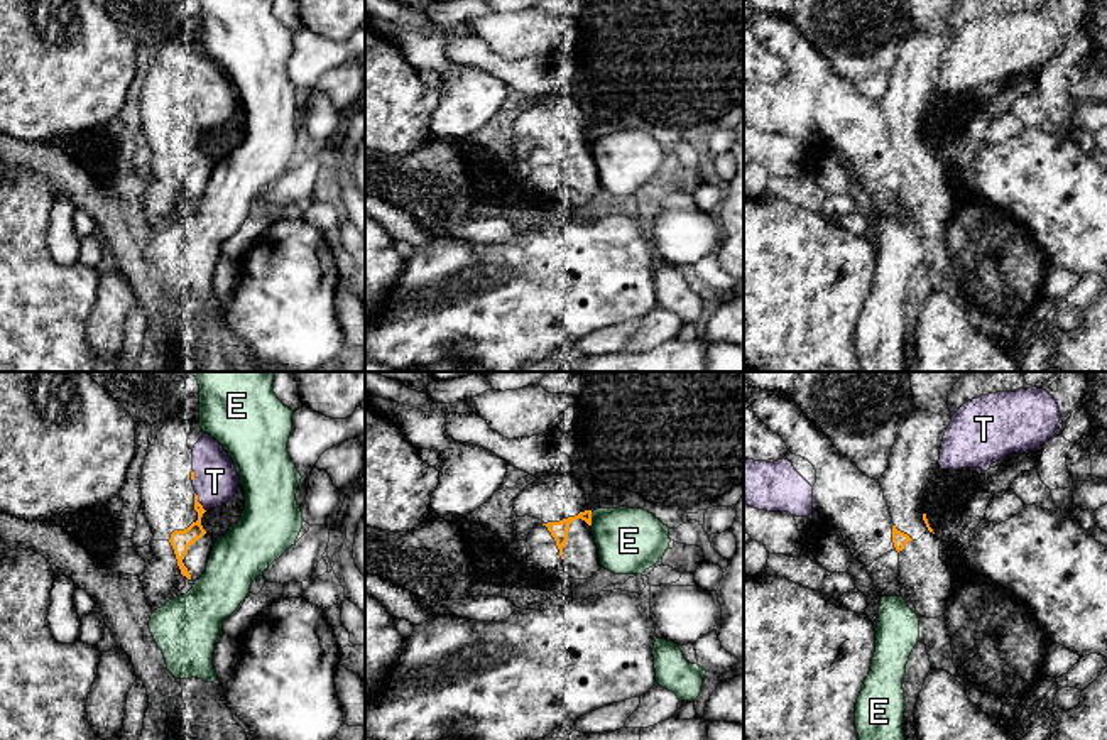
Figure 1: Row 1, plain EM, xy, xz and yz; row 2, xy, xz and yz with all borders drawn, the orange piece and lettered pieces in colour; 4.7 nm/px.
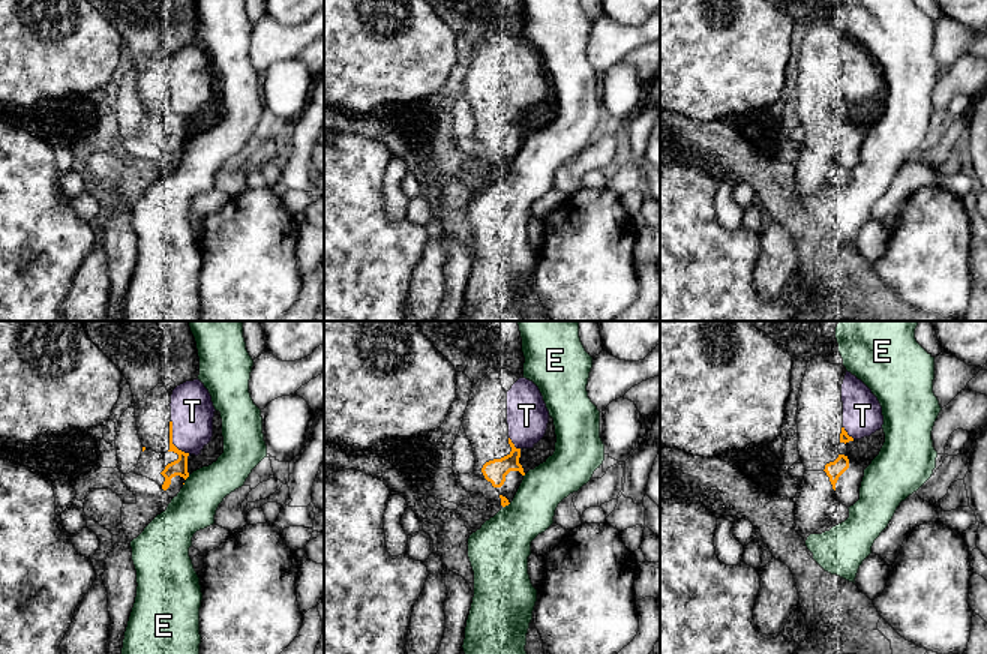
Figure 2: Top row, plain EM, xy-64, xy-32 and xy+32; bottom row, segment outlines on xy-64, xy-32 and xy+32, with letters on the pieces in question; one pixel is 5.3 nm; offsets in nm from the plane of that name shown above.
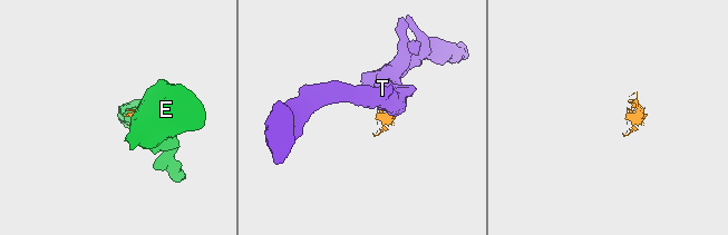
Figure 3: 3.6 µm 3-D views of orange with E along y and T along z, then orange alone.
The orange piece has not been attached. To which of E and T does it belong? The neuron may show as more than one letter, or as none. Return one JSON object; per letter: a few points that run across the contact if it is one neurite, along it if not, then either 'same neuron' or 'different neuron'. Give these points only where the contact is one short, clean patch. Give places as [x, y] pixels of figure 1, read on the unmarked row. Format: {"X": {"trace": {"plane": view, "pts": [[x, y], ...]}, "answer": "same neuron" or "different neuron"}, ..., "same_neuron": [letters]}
{"E": {"answer": "different neuron"}, "T": {"answer": "different neuron"}, "same_neuron": []}

